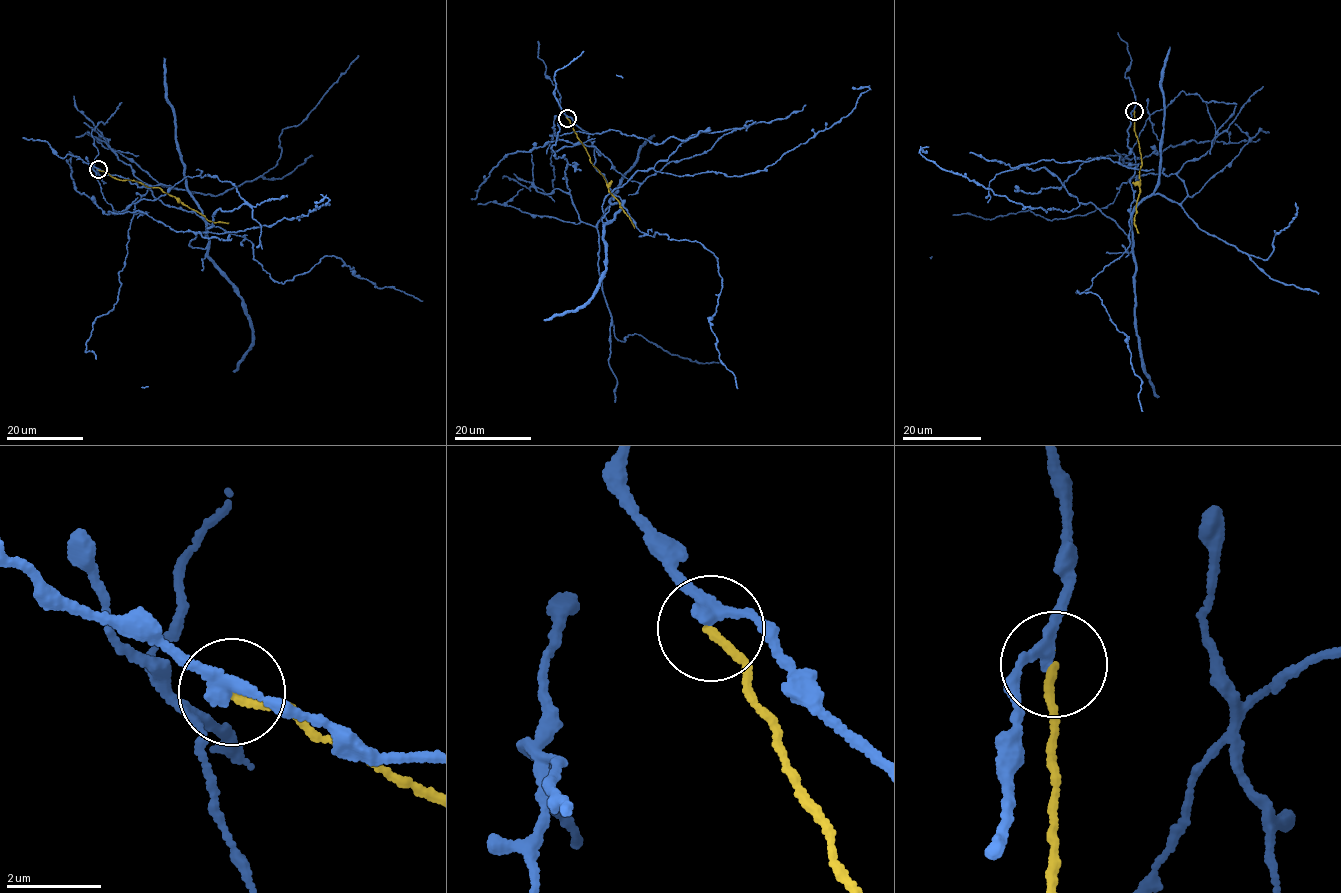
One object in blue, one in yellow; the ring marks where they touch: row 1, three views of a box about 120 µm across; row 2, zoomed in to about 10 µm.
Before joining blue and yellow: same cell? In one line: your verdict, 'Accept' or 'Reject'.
Reject

